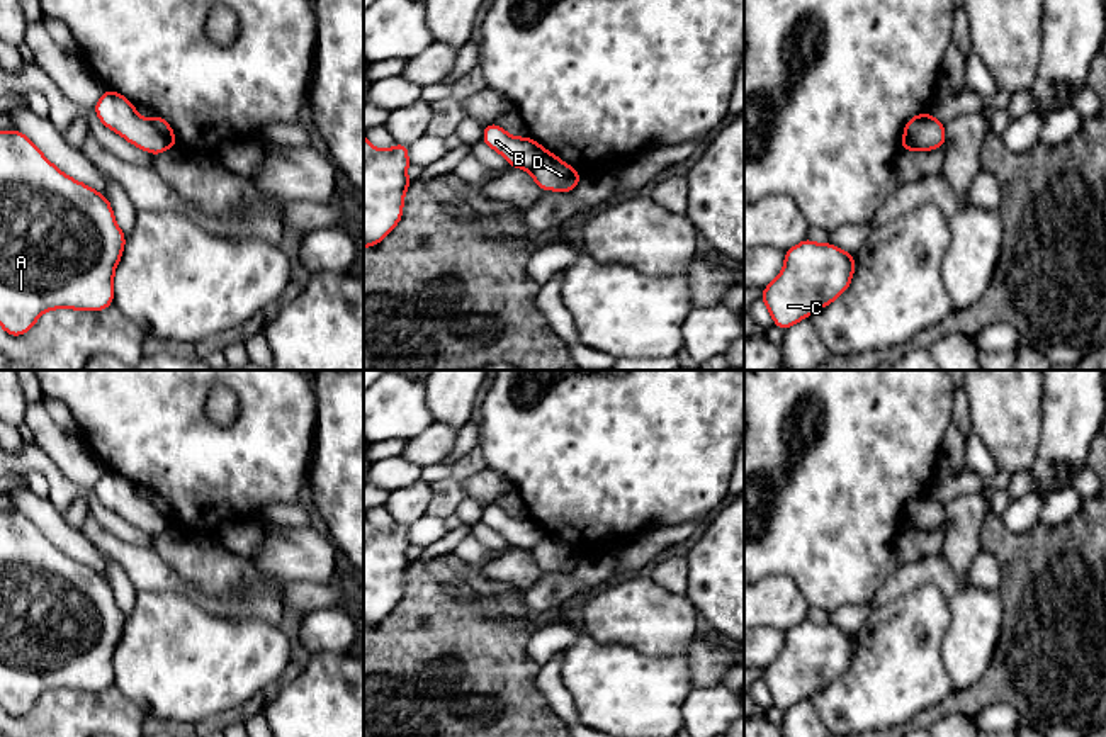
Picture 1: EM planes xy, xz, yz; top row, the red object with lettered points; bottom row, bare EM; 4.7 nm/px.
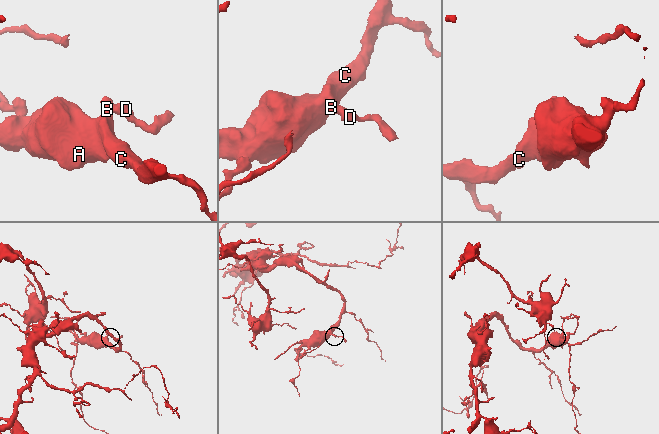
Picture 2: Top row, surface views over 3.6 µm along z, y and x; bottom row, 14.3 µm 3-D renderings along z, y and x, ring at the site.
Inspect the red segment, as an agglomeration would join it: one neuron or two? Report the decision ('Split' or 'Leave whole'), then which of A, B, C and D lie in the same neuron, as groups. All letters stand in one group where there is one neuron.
Split. Groups: A B C / D

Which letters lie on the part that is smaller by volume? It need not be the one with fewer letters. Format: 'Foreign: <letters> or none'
Foreign: D

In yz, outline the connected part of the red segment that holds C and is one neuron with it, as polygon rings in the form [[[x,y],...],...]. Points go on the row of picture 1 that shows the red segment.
[[[805,238],[785,251],[780,275],[763,289],[759,299],[771,312],[773,324],[787,331],[836,301],[849,289],[855,255],[832,243],[814,243]]]

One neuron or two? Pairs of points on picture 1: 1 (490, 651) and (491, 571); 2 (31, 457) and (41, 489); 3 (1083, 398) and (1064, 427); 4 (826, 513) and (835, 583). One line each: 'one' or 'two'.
1: two
2: two
3: one
4: one

